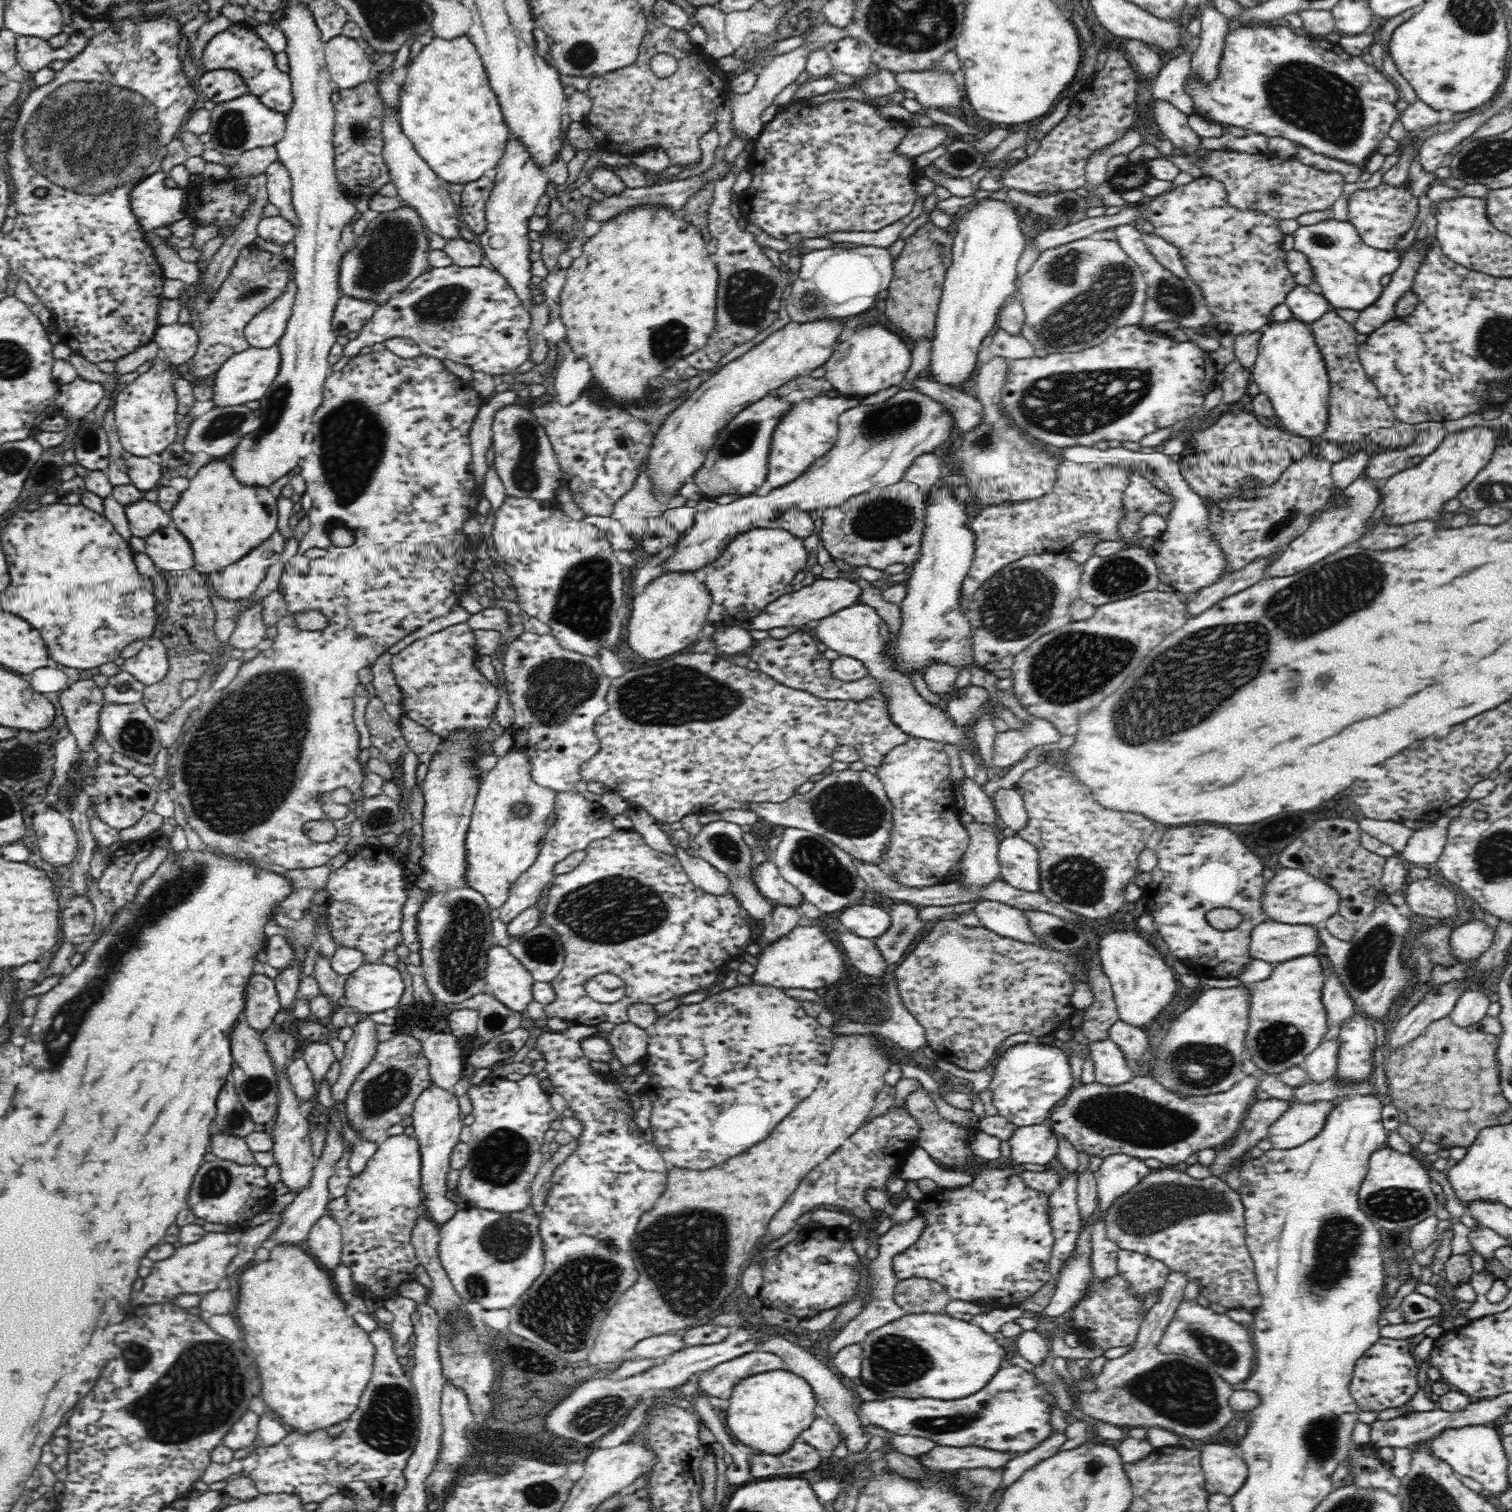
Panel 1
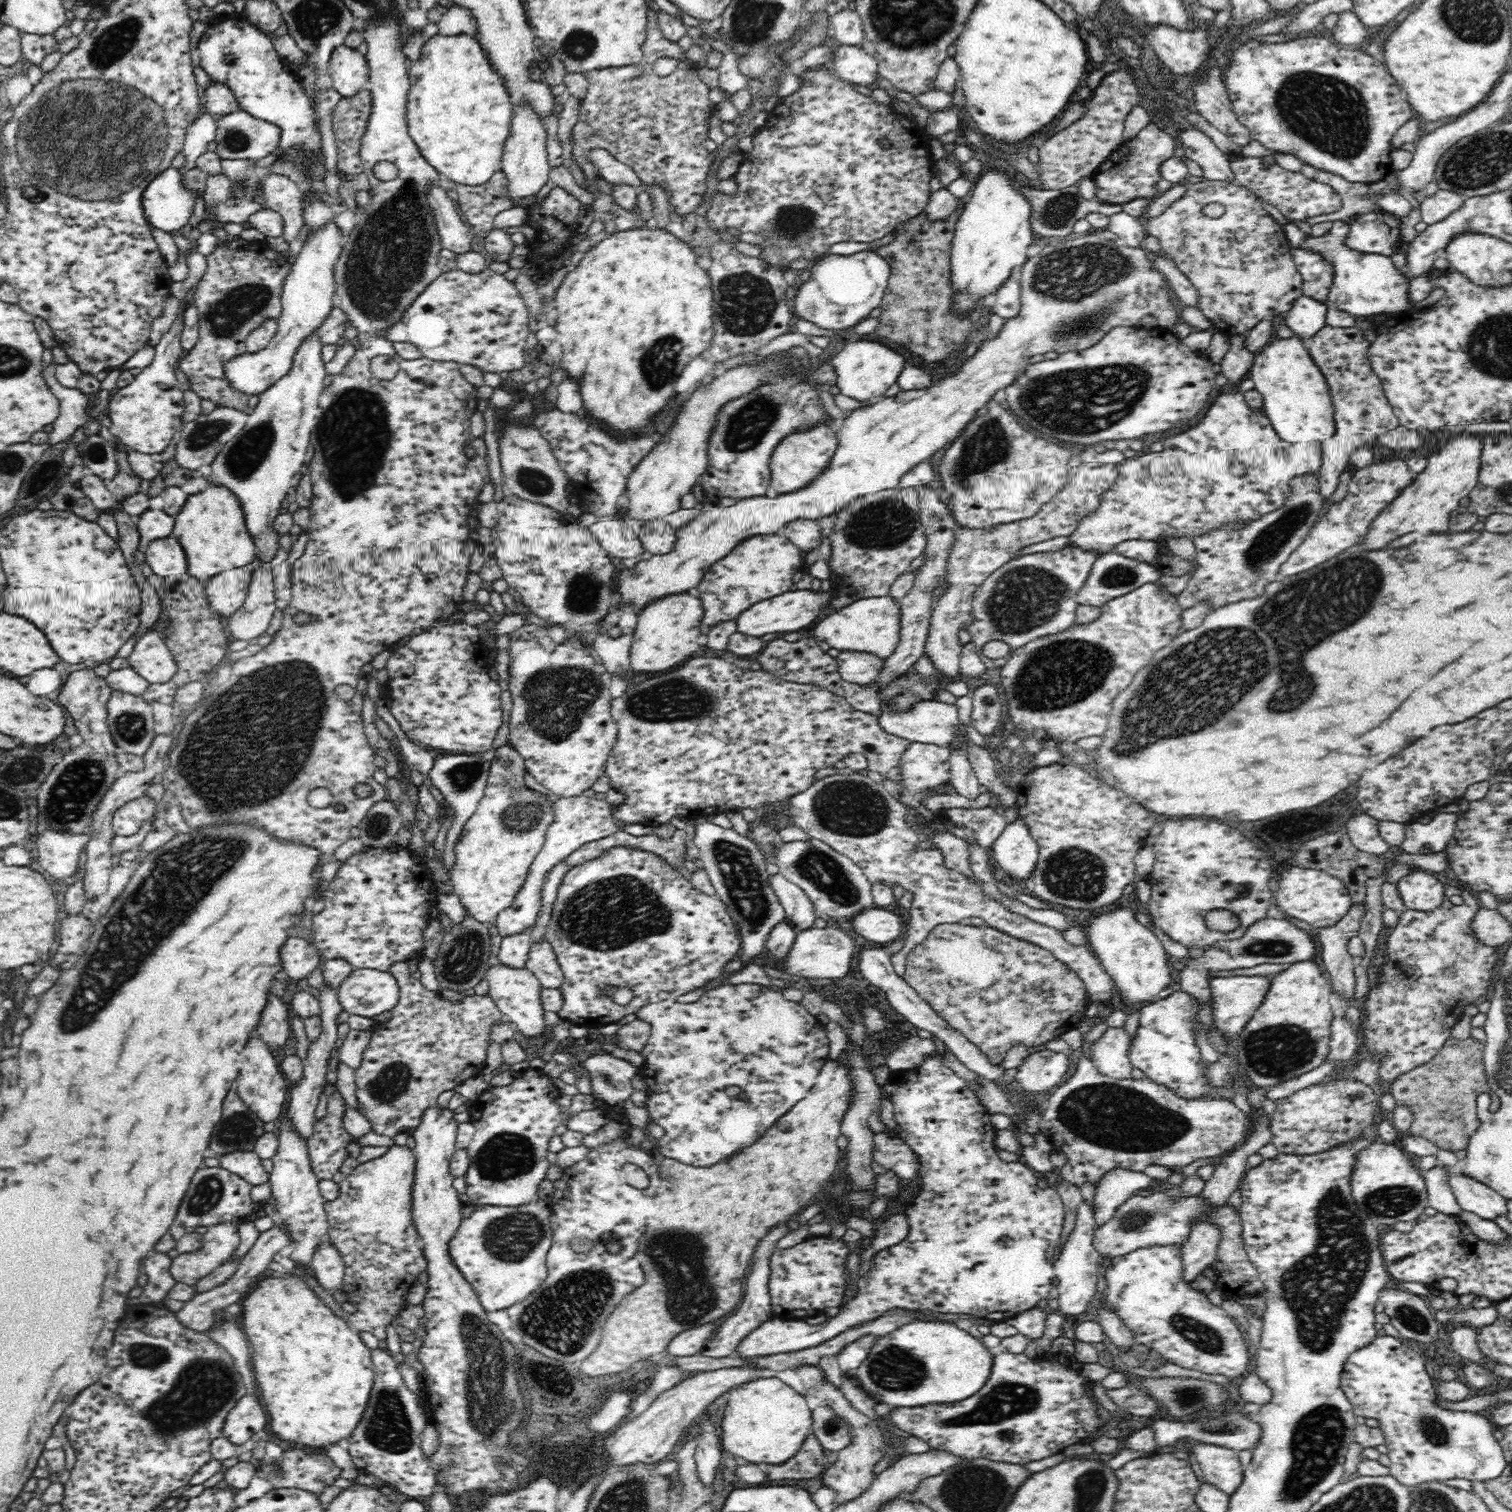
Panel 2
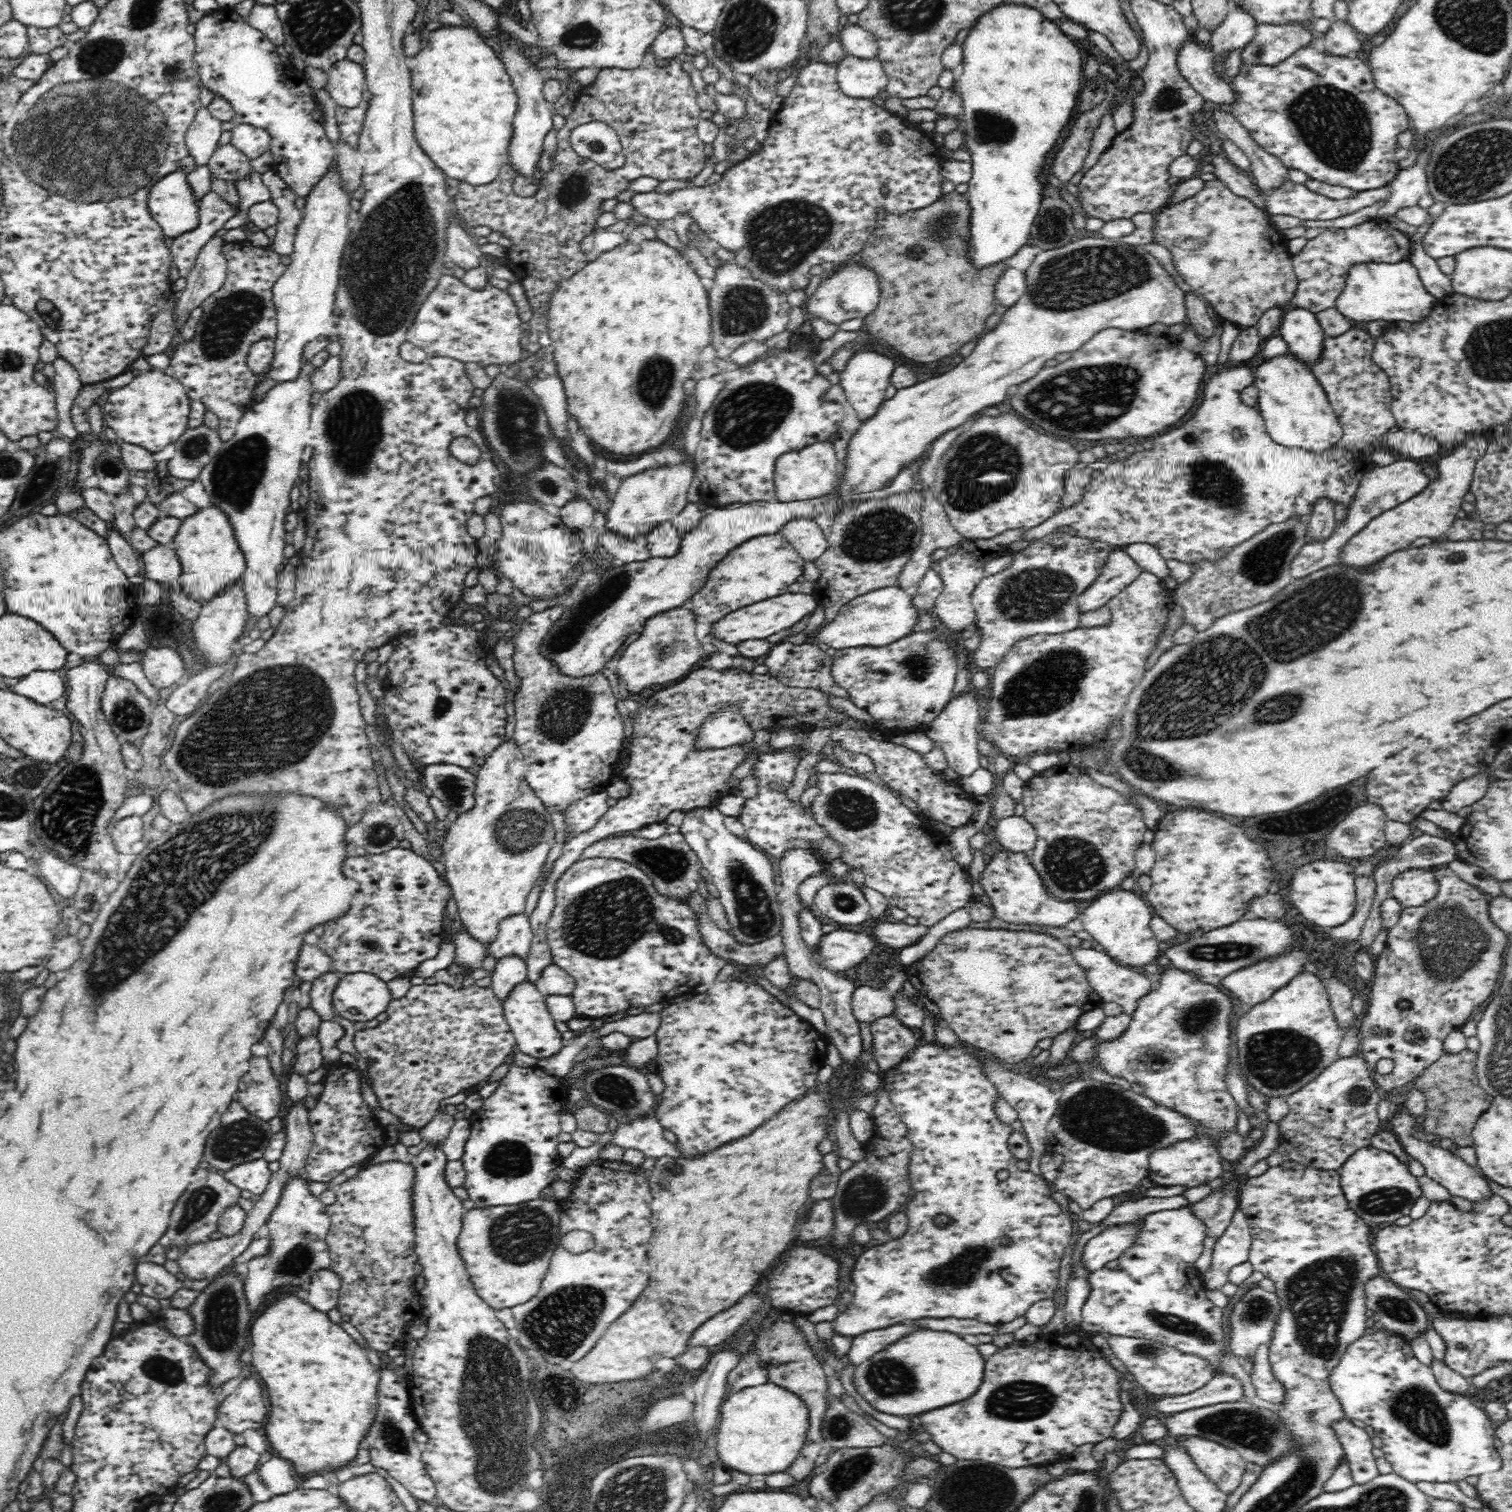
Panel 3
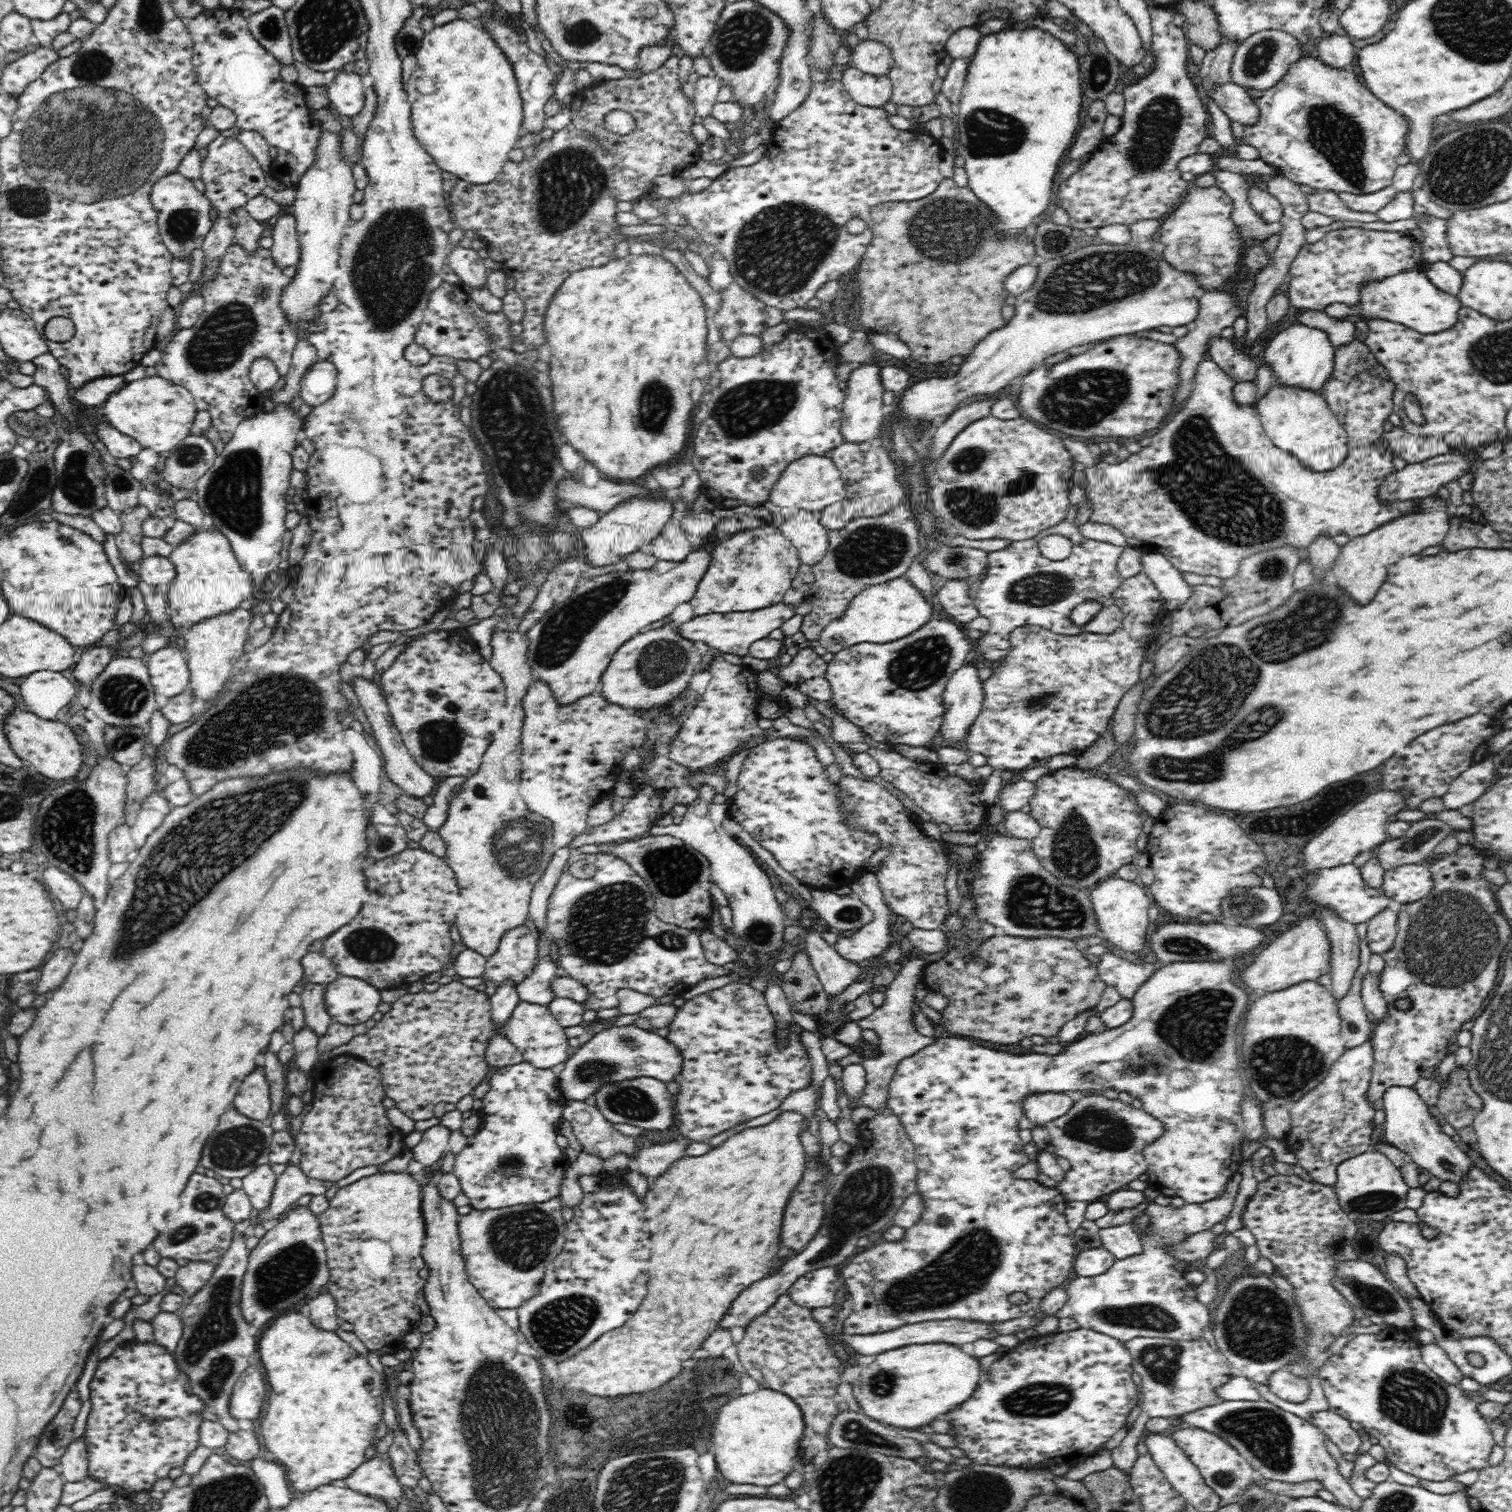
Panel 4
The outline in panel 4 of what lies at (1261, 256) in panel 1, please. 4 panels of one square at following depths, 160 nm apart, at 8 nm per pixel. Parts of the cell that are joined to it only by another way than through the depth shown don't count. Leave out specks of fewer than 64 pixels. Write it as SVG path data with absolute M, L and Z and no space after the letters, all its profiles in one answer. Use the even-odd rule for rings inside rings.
M1195 186L1186 191L1179 206L1161 220L1158 239L1165 246L1162 256L1169 263L1169 266L1185 274L1191 274L1198 281L1201 292L1226 291L1226 293L1232 293L1232 297L1238 303L1240 313L1245 316L1247 298L1255 285L1256 276L1266 268L1274 266L1274 258L1271 258L1272 254L1264 249L1264 241L1254 241L1254 239L1248 239L1240 233L1238 225L1232 219L1234 210L1236 210L1234 209L1234 201L1221 188Z

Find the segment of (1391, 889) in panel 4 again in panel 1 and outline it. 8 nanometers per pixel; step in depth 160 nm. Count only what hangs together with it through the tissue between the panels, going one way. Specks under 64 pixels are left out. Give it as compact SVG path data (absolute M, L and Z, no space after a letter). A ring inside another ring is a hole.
M1431 879L1411 882L1404 890L1406 910L1430 918L1456 918L1456 896L1448 888Z

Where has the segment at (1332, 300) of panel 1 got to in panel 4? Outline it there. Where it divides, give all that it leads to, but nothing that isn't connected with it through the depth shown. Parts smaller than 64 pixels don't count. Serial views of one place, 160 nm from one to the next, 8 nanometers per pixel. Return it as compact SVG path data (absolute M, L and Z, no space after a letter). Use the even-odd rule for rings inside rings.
M1421 269L1401 271L1392 277L1362 284L1358 291L1358 302L1331 304L1325 308L1325 313L1338 319L1382 319L1408 326L1421 334L1435 334L1447 330L1452 322L1456 322L1462 305L1456 295L1448 294L1432 284Z

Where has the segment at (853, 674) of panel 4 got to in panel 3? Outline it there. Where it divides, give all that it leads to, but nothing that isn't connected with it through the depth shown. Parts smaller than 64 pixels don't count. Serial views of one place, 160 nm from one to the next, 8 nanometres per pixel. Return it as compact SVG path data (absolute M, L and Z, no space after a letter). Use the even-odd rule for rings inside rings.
M913 630L888 646L840 649L831 666L837 686L848 692L857 708L876 719L871 728L885 736L926 730L951 700L956 674L956 650L934 631Z

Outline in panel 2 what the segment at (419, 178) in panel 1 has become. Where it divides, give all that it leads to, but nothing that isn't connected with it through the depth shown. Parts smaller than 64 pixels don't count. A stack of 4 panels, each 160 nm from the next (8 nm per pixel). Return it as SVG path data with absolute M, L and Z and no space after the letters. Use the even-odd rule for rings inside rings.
M432 182L426 190L441 246L455 254L472 250L471 243L476 238L471 228L462 221L456 204L440 184Z

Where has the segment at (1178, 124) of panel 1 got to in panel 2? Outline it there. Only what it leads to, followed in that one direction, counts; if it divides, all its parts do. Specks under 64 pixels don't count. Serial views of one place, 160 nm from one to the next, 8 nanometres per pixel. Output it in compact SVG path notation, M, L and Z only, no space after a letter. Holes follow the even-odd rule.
M1183 127L1177 137L1182 144L1184 158L1197 162L1203 168L1203 177L1233 182L1230 156L1223 154L1207 135L1194 127Z

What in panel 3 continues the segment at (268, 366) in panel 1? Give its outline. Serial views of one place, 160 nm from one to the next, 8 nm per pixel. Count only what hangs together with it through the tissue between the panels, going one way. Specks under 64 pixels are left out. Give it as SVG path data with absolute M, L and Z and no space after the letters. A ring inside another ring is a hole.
M330 169L308 195L304 218L298 226L294 248L286 260L287 270L273 286L277 306L277 334L268 372L254 374L258 381L284 382L300 374L304 348L320 334L335 333L335 294L340 281L342 257L350 235L349 198L340 187L340 175Z

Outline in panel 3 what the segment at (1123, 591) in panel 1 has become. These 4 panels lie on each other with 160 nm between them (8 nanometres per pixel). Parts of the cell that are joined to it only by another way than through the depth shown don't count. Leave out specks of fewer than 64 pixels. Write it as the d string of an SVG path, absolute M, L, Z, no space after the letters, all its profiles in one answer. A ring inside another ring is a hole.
M1113 550L1106 558L1106 564L1102 566L1096 580L1077 598L1079 609L1086 612L1106 605L1126 586L1132 584L1142 571L1143 568L1126 551Z

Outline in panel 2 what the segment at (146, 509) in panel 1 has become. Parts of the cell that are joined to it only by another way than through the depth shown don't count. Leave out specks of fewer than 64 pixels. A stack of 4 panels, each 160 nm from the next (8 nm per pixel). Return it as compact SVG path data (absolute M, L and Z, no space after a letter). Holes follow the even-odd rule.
M149 508L136 517L138 517L137 527L140 535L138 550L145 551L153 540L172 535L174 517L166 511Z

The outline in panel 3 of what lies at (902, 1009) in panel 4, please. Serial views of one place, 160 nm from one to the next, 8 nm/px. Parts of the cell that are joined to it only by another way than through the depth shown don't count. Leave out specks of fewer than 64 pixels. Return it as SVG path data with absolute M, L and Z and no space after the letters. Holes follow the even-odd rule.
M895 1014L879 1018L869 1026L873 1038L875 1068L889 1071L918 1046L918 1032L902 1023Z

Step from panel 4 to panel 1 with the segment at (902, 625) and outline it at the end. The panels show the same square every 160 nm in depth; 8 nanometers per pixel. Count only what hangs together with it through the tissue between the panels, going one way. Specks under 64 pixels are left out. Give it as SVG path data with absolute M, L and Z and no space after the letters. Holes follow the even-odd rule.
M858 602L826 618L821 618L815 630L820 642L824 642L830 650L836 650L842 656L862 661L868 675L880 684L880 697L888 702L892 723L898 726L900 731L904 731L911 737L925 738L943 744L955 744L958 747L964 744L968 751L977 753L972 738L964 733L965 728L952 722L944 710L927 704L924 698L914 690L911 678L898 669L894 669L892 659L884 653L884 646L890 642L890 632L874 608ZM1005 789L996 791L991 798L1002 828L1010 828L1013 831L1024 830L1028 826L1028 812L1022 795L1016 789Z

